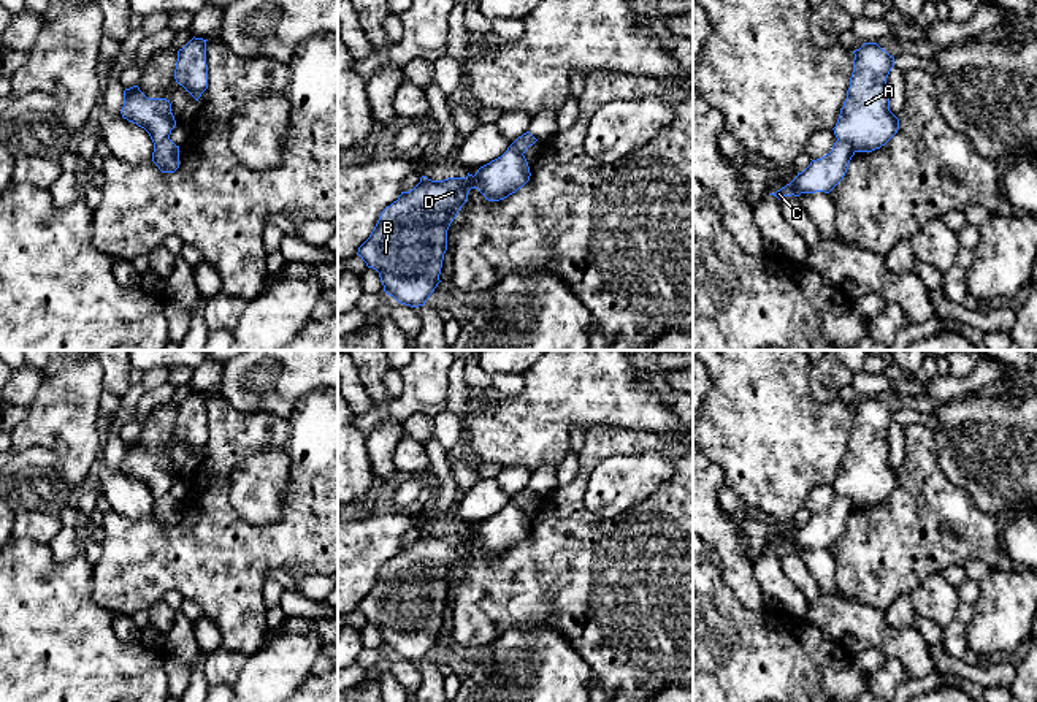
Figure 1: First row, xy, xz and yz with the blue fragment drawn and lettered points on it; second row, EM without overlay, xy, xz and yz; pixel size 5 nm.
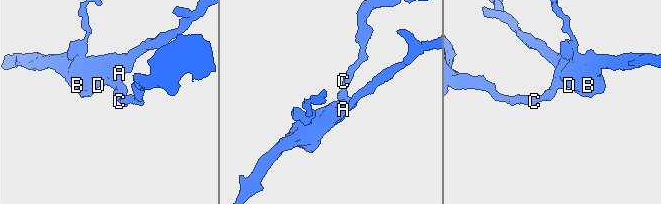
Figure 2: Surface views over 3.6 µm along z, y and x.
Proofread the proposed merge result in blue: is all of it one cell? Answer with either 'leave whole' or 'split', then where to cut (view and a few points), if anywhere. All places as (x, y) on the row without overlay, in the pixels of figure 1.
split | yz (838, 493), (844, 495), (855, 506)

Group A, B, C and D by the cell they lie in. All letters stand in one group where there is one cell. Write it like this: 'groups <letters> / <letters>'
groups A B D / C

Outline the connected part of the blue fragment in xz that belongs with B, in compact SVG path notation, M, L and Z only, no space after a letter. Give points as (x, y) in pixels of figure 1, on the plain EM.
M515 499L474 531L444 536L422 531L412 545L401 547L381 567L357 610L379 628L387 650L411 662L423 661L441 637L447 585L469 545L477 544L485 555L499 556L522 544L530 531L528 517Z

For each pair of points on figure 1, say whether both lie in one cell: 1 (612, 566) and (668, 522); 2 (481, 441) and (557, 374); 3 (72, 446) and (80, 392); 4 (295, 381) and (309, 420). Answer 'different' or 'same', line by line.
1: same
2: same
3: same
4: different

